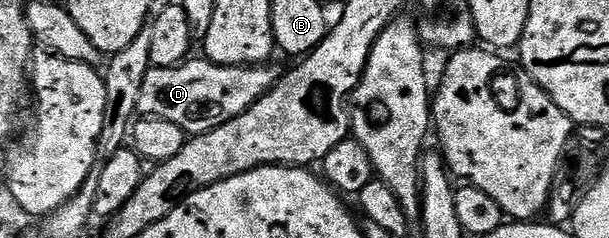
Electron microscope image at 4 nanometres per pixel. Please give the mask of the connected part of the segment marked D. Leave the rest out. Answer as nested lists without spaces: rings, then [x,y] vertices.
[[[205,57],[194,58],[187,58],[186,62],[180,63],[176,67],[151,66],[147,76],[144,77],[144,83],[140,90],[137,109],[139,116],[172,121],[172,125],[180,125],[180,129],[190,137],[203,135],[236,117],[240,117],[240,113],[244,113],[267,95],[280,78],[279,72],[274,72],[270,65],[225,67],[219,63],[212,63]]]

